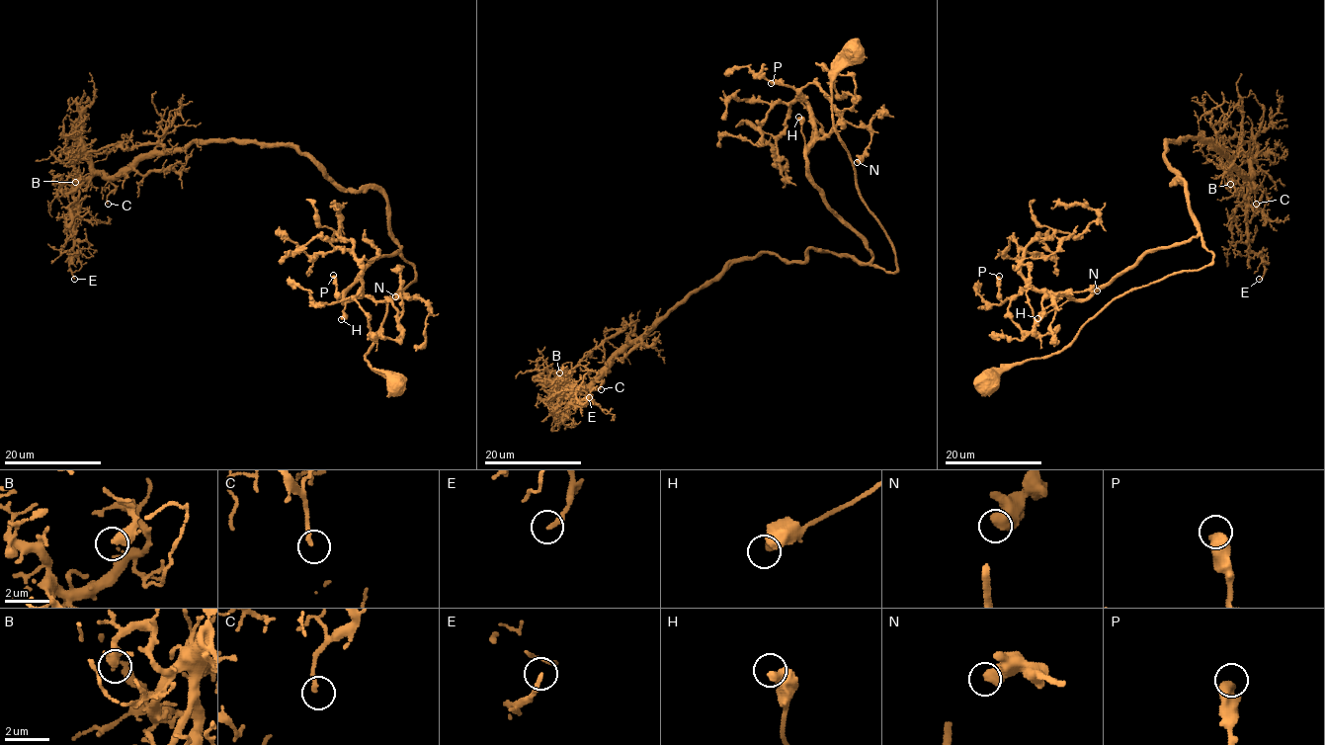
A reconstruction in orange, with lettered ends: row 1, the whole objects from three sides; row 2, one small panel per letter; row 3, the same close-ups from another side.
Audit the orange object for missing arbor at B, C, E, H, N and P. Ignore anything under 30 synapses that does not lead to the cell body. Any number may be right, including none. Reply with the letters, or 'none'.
B

